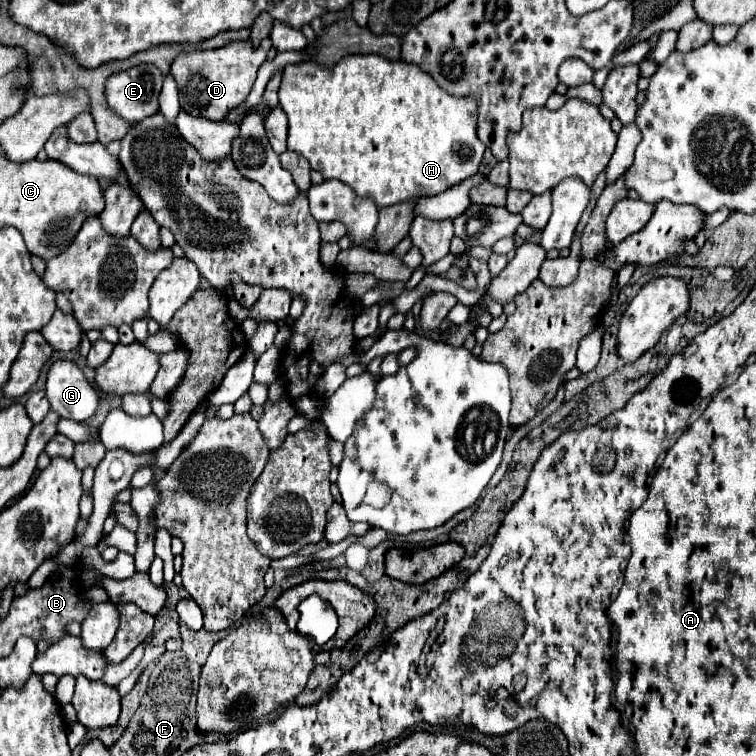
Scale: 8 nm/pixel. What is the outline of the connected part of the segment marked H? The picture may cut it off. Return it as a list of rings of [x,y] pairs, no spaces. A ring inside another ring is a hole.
[[[359,55],[359,57],[343,57],[339,61],[339,65],[329,67],[329,69],[325,69],[317,63],[307,63],[307,61],[287,65],[283,69],[283,81],[279,87],[279,105],[289,117],[287,147],[291,151],[297,151],[299,155],[303,155],[307,161],[311,157],[311,169],[317,169],[325,179],[337,179],[337,181],[349,185],[359,197],[373,199],[377,207],[387,207],[387,205],[395,205],[399,201],[409,201],[411,197],[437,195],[443,189],[447,189],[447,187],[467,179],[469,175],[473,175],[477,171],[481,159],[483,159],[483,153],[485,153],[485,145],[477,137],[477,103],[475,103],[475,99],[473,97],[455,97],[455,95],[447,93],[429,77],[429,73],[423,73],[417,65],[411,65],[405,61],[389,61],[385,57],[375,57],[375,55],[363,57],[363,55]]]

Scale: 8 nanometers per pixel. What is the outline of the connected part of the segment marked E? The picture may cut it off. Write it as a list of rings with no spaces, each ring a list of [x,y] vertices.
[[[137,65],[137,67],[131,67],[127,71],[119,71],[119,73],[113,73],[107,77],[105,99],[107,99],[109,109],[117,117],[121,117],[133,125],[133,123],[139,123],[159,111],[157,97],[159,97],[161,85],[163,85],[163,75],[155,65]]]

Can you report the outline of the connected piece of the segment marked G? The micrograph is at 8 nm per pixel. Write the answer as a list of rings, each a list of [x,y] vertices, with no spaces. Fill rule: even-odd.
[[[57,361],[47,373],[51,409],[71,421],[87,421],[99,409],[99,391],[73,361]]]

